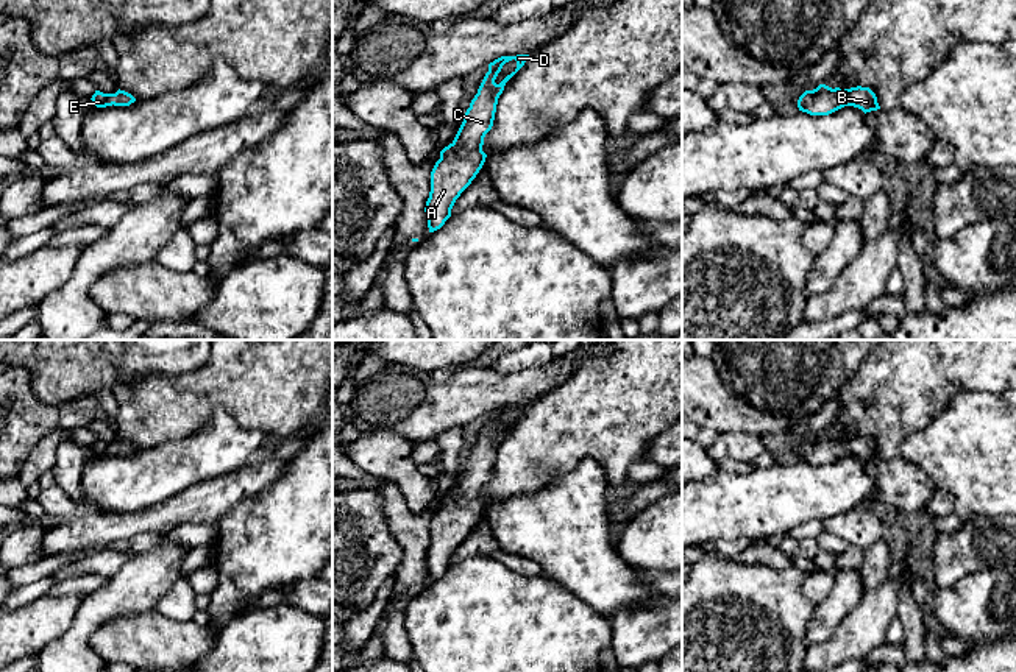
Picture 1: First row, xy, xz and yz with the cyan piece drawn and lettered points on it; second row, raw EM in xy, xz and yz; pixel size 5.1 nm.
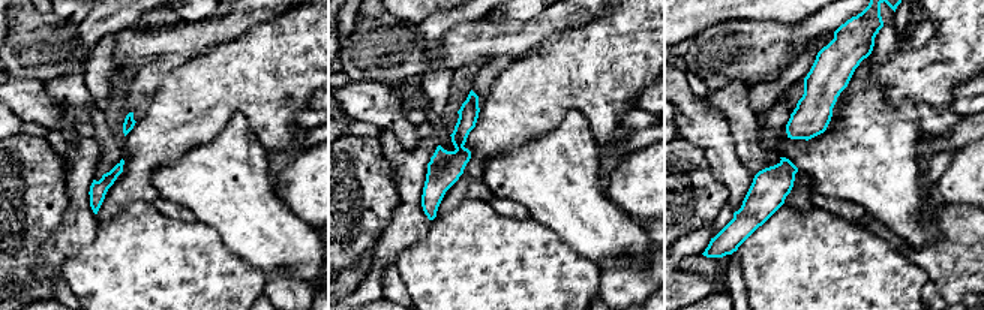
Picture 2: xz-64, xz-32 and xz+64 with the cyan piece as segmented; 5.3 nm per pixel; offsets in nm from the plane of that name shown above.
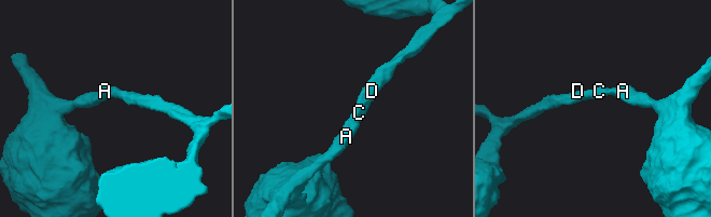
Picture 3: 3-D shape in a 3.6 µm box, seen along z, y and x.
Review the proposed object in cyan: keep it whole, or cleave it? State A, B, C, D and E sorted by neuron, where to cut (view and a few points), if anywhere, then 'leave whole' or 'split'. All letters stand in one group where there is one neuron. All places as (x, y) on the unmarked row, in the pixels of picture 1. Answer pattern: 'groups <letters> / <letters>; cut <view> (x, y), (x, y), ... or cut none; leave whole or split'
groups A B C D E; cut none; leave whole

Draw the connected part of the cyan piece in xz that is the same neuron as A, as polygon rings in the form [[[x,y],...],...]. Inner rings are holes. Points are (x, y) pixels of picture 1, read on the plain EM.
[[[529,404],[501,405],[488,413],[488,421],[471,449],[454,490],[440,500],[440,508],[431,521],[431,541],[425,557],[429,582],[445,574],[456,549],[482,518],[487,507],[482,500],[484,486],[493,476],[498,447],[506,432],[524,415],[528,407]],[[512,409],[517,410],[517,418],[496,433],[495,429],[503,415]]]

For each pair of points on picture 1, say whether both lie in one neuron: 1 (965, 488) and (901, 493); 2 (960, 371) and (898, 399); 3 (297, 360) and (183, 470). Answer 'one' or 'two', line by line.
1: two
2: one
3: two

